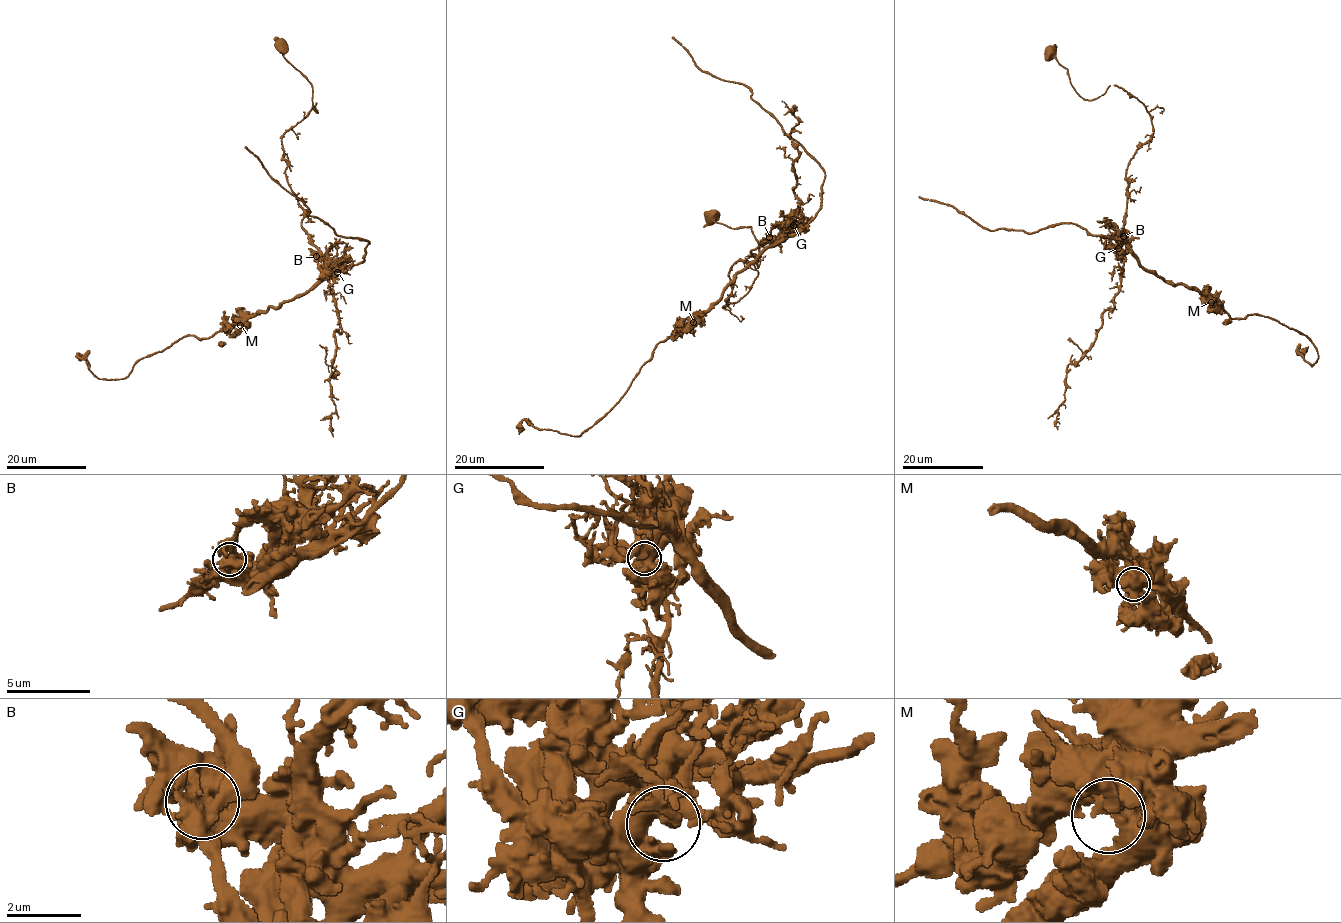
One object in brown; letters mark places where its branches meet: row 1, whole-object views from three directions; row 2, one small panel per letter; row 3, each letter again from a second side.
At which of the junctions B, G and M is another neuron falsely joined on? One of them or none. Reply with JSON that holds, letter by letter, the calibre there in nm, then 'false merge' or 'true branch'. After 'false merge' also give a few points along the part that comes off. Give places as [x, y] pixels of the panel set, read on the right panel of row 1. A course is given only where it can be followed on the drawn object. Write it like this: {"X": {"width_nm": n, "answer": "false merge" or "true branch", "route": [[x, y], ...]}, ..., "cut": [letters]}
{"B": {"width_nm": 500, "answer": "false merge", "route": [[1123, 237], [1126, 169], [1153, 133], [1151, 117], [1117, 86], [1087, 99], [1077, 93], [1056, 60], [1056, 44]]}, "G": {"width_nm": 480, "answer": "true branch"}, "M": {"width_nm": 480, "answer": "true branch"}, "cut": ["B"]}

